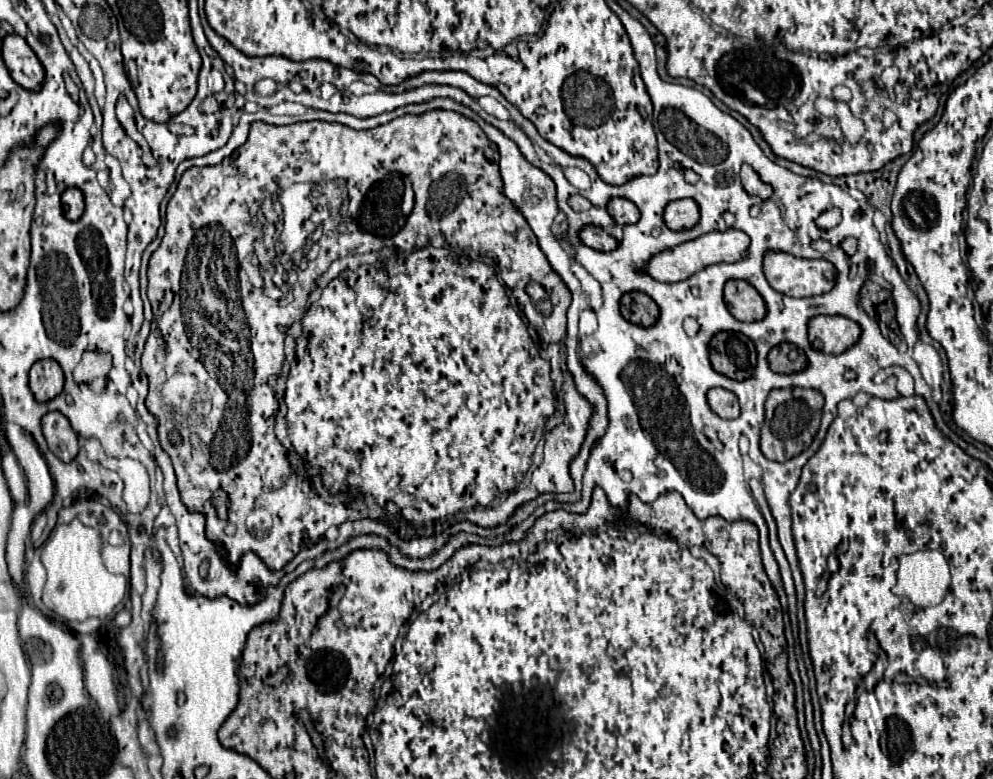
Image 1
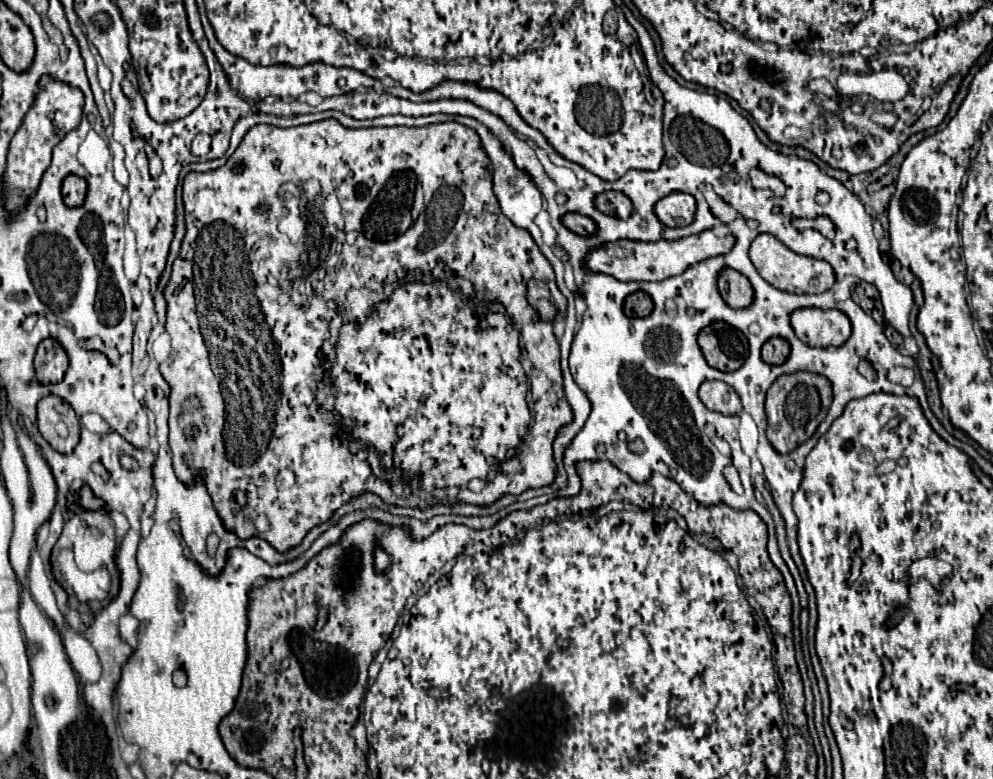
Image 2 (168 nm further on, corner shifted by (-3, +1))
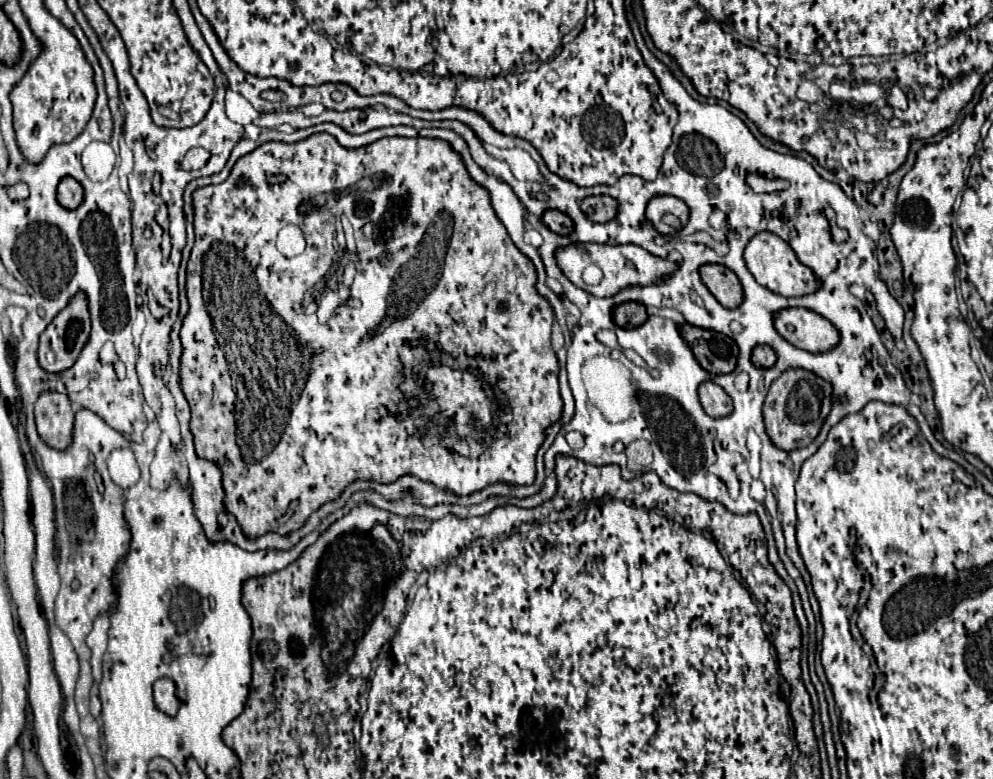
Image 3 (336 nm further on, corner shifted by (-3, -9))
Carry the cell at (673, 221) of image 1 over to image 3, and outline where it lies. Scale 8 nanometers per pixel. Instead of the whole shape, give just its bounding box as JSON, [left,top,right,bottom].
[646,195,688,235]

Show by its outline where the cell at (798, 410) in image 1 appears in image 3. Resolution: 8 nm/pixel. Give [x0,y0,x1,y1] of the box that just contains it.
[764,369,832,451]

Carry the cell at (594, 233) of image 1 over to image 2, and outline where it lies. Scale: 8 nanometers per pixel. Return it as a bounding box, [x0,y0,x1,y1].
[562,213,596,237]

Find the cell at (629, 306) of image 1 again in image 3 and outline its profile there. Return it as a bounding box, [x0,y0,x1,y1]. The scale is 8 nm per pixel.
[612,301,648,329]

